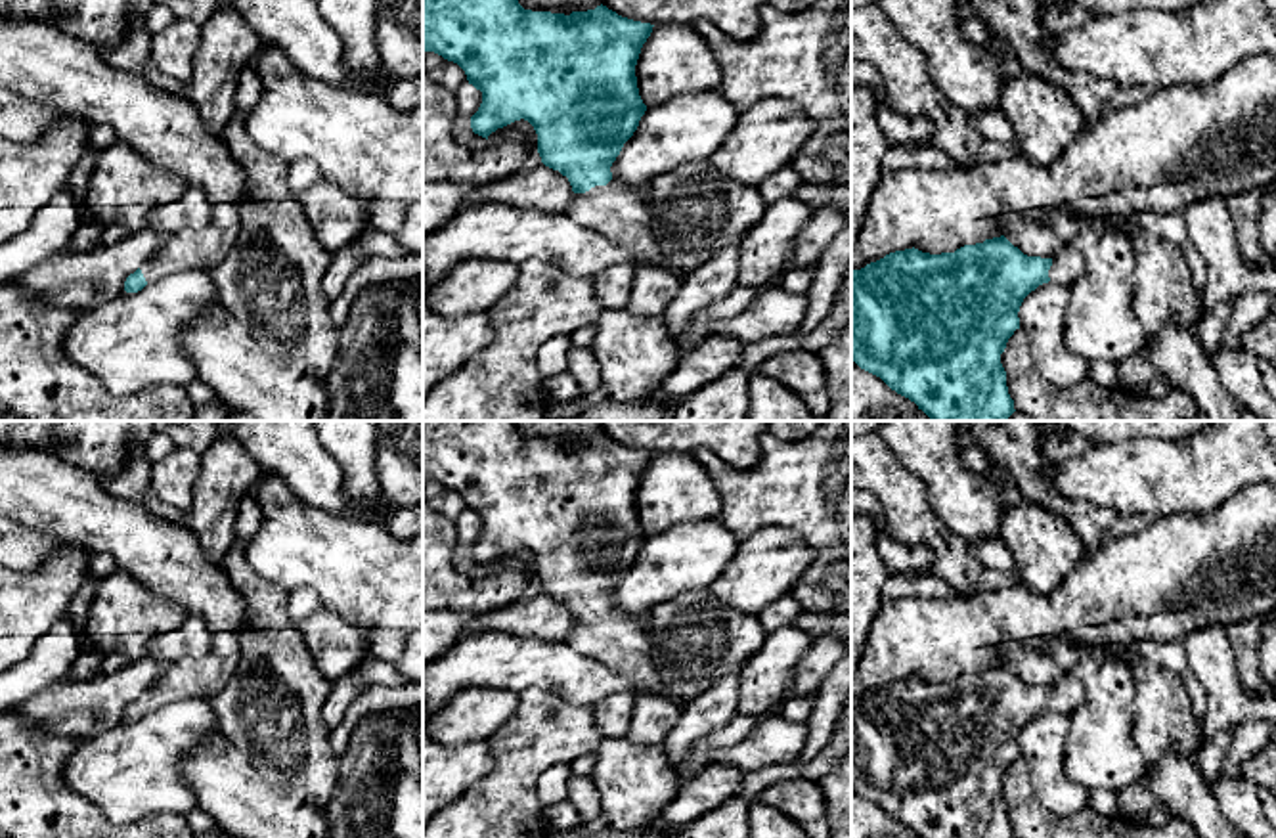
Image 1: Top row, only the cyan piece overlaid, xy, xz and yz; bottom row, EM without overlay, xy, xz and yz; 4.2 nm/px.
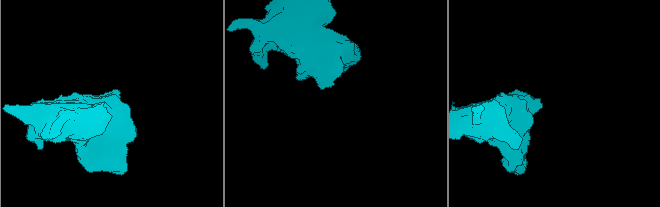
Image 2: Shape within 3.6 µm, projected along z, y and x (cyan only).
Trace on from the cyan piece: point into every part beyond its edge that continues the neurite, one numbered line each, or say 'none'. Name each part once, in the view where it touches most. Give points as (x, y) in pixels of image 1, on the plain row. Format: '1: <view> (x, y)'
1: xz (620, 643)

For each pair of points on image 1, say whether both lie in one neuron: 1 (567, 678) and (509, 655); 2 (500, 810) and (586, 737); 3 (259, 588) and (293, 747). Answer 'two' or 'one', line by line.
1: one
2: one
3: one

